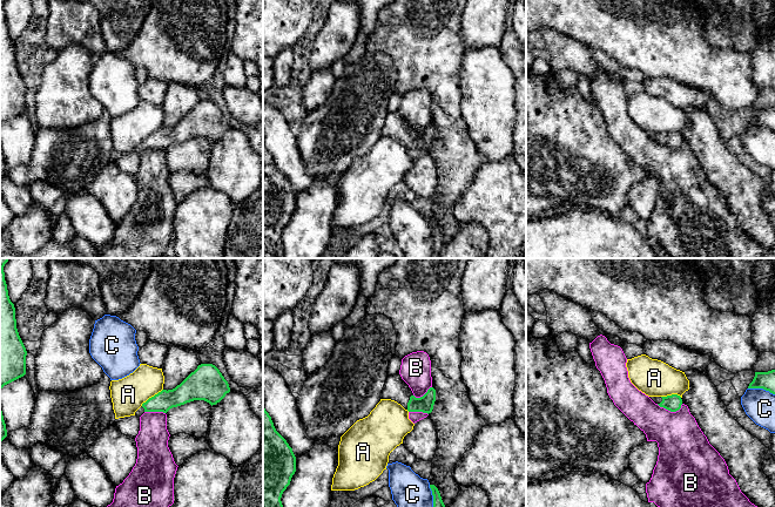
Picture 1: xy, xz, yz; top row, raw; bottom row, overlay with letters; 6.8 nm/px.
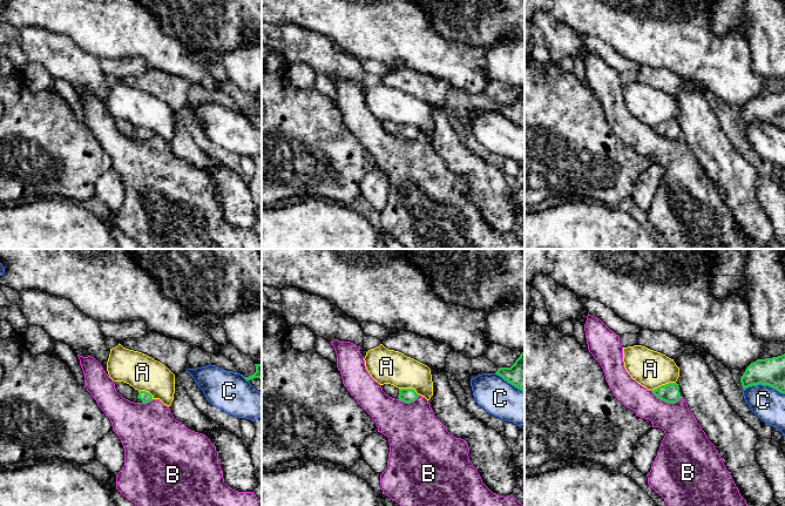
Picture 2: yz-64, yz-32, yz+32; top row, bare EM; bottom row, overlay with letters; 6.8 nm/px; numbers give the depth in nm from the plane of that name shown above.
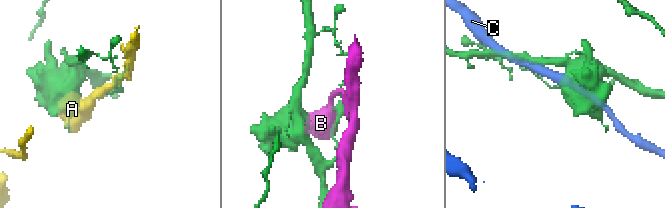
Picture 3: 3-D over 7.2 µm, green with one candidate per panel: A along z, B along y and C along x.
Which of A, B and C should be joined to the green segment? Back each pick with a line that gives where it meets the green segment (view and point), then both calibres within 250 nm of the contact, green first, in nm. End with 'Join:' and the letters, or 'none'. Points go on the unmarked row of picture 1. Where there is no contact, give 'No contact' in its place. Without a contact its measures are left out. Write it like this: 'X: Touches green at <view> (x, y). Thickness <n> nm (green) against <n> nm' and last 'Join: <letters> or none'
Join: none

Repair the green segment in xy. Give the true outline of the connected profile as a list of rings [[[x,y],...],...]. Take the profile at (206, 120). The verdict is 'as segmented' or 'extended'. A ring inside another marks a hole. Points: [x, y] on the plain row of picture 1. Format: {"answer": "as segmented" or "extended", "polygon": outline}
{"answer": "extended", "polygon": [[[201,101],[180,122],[173,127],[162,127],[149,135],[135,149],[140,155],[144,149],[163,149],[194,137],[204,137],[211,143],[220,140],[230,129],[228,119],[213,101]]]}

